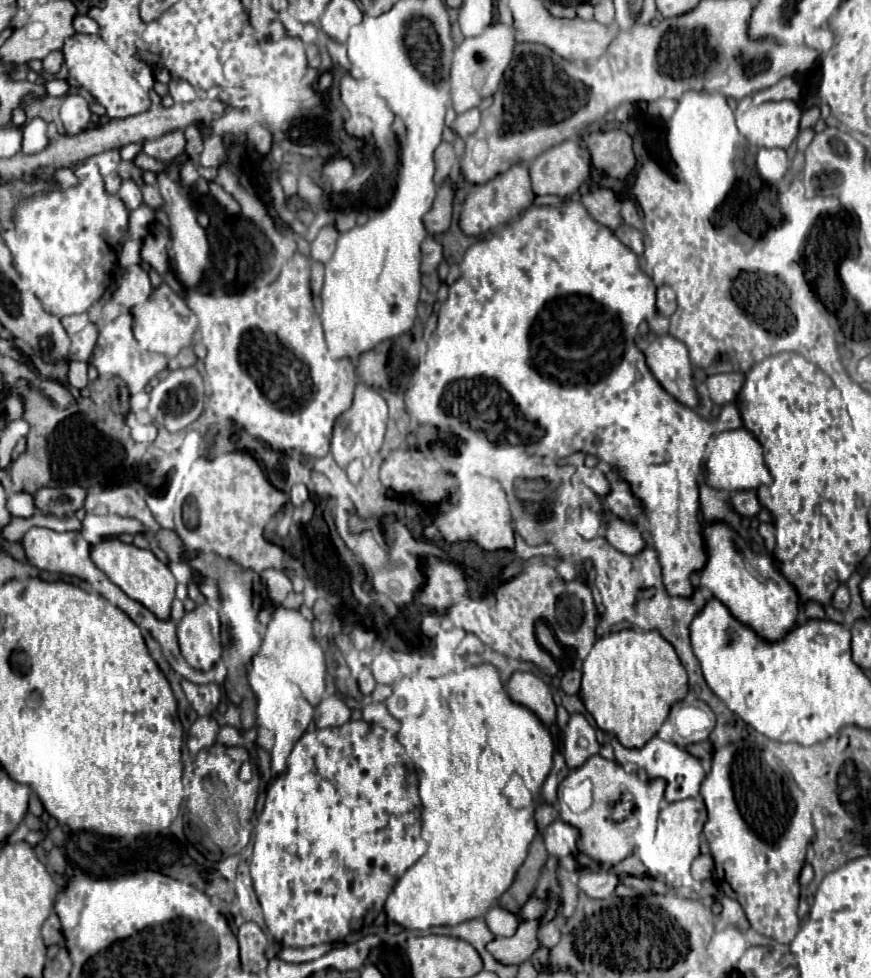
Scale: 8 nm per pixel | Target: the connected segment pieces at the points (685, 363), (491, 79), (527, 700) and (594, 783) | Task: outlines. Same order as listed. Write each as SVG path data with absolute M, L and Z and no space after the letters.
M672 335L656 337L644 351L646 363L658 383L680 403L696 407L698 397L694 389L692 363L688 359L688 349Z
M494 23L484 29L482 35L464 39L452 57L452 67L450 67L450 95L452 95L452 107L456 113L464 113L472 107L478 107L482 99L492 97L496 93L496 87L500 85L502 73L506 71L508 63L512 61L512 51L514 51L516 39L512 29L508 29L502 23Z
M516 671L508 681L506 693L514 703L528 707L544 725L552 725L556 721L556 705L552 701L552 693L548 685L536 675Z
M594 755L582 767L572 769L560 783L560 818L578 829L578 853L584 853L598 863L616 865L634 853L630 837L634 833L636 817L658 821L662 797L664 783L658 779L642 781L636 773L626 773L620 763Z

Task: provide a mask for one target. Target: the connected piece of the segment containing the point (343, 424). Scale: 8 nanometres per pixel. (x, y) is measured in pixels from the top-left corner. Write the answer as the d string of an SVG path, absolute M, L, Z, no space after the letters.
M358 383L356 387L358 389L354 391L352 407L346 413L342 413L340 419L334 425L332 455L334 455L334 459L336 459L336 463L340 467L346 467L354 459L360 459L360 457L366 457L370 453L380 451L382 441L384 441L384 433L386 433L388 407L386 407L384 397L376 389L372 389L372 387L364 385L364 383Z

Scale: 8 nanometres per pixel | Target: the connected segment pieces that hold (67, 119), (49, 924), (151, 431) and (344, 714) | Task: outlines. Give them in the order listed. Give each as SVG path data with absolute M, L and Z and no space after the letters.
M66 95L60 107L60 119L64 123L66 135L78 135L90 123L90 109L88 101L82 95Z
M52 913L52 915L46 919L46 923L44 923L44 927L42 927L42 939L44 939L44 945L46 945L46 947L50 947L50 945L54 945L54 943L58 943L58 941L62 939L60 919L58 919L56 913Z
M150 423L150 425L136 425L134 427L134 439L136 441L140 441L140 443L150 443L150 441L154 441L154 437L156 437L156 427Z
M336 695L324 697L314 713L316 727L340 727L348 719L350 719L350 709Z

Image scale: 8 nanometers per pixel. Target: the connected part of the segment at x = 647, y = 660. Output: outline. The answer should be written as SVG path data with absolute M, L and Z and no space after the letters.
M622 629L616 633L608 633L600 637L586 661L582 663L582 689L580 697L594 717L596 725L602 731L612 731L624 747L642 747L648 739L652 739L662 723L666 721L670 707L676 701L682 701L688 693L688 675L682 667L674 647L660 635L660 631L644 631L638 633L634 629Z

